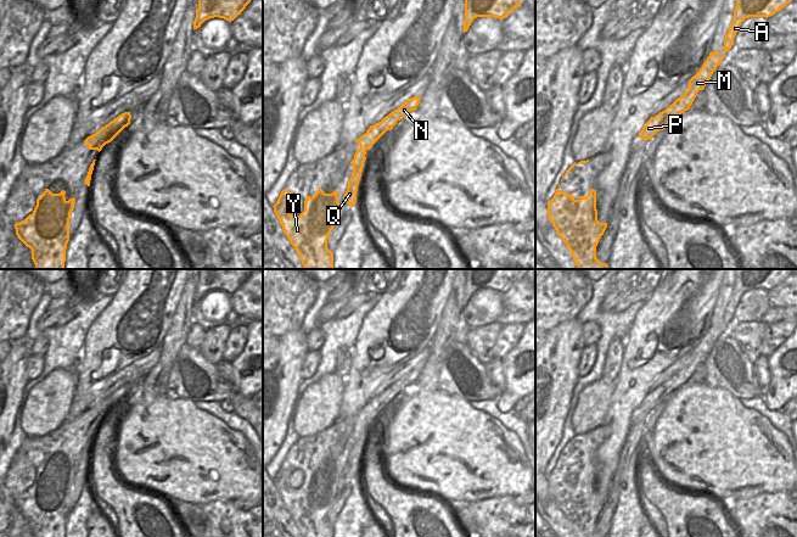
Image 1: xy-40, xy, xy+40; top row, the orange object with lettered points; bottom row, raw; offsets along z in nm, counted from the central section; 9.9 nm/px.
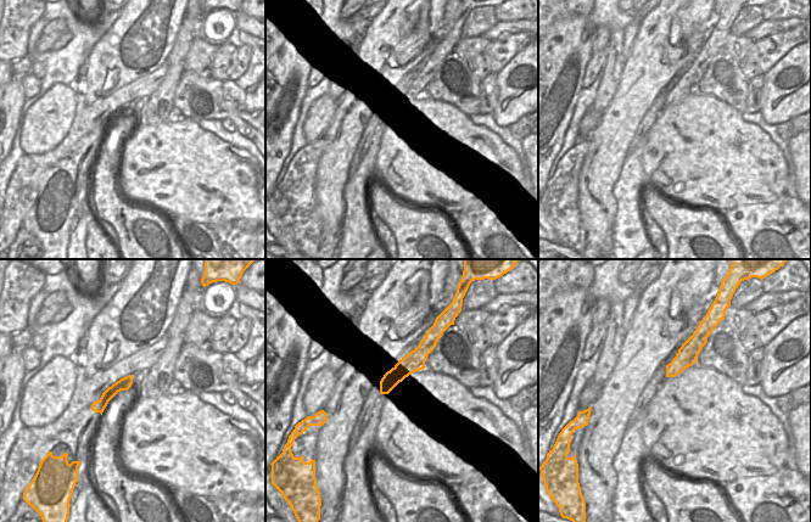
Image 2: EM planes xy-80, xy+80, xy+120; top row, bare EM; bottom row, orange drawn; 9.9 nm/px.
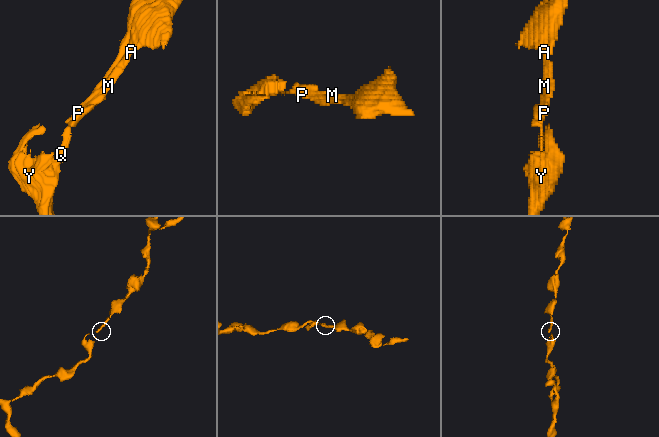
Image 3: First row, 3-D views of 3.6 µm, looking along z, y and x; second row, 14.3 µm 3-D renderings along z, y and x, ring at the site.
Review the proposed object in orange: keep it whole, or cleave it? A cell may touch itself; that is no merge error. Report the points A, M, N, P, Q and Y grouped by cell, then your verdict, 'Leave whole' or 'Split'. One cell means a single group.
Groups: A M N P Q Y. Leave whole.

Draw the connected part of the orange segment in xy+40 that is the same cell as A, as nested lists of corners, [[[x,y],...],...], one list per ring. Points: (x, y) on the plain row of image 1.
[[[736,269],[731,298],[724,311],[724,324],[734,318],[741,296],[750,290],[770,290],[792,274],[792,269]]]

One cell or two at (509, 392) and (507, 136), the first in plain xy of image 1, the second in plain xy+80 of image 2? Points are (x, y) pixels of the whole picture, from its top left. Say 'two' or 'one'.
two

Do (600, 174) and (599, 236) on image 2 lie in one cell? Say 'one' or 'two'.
one

